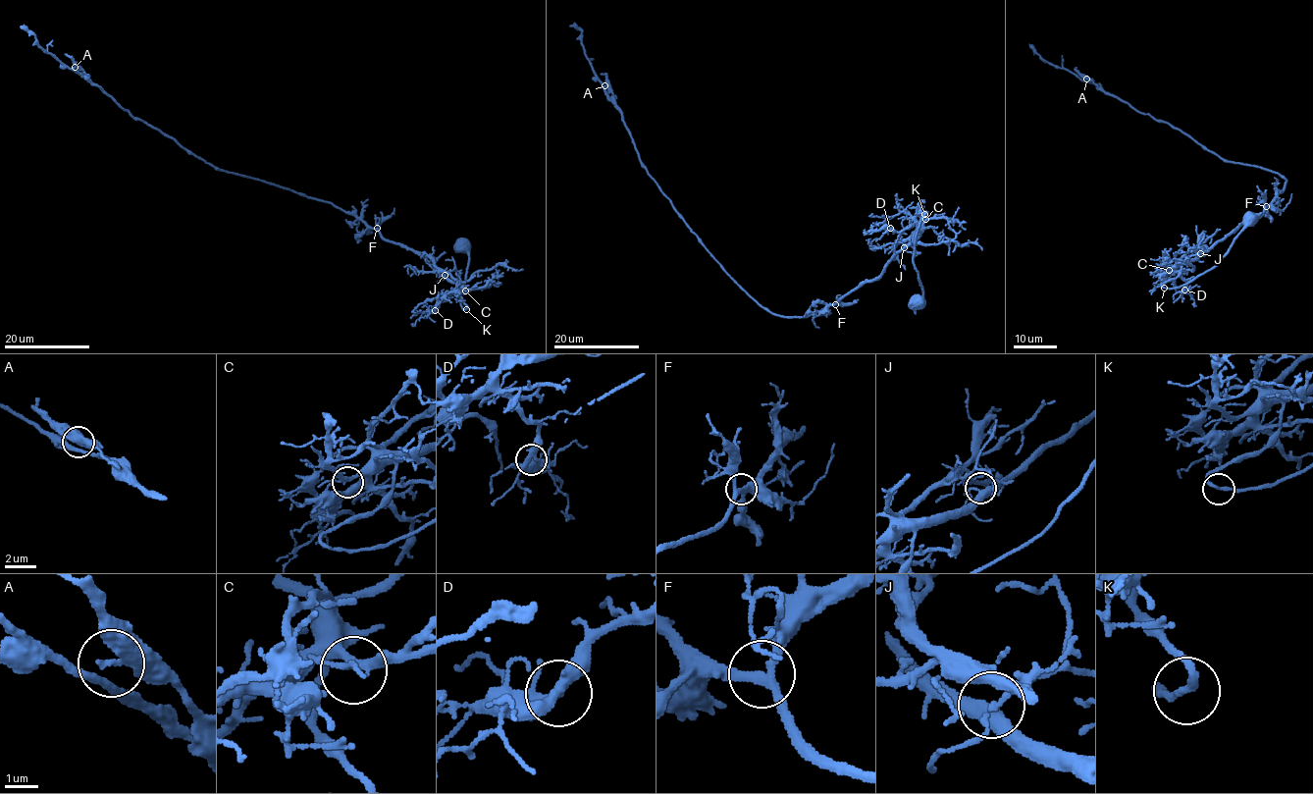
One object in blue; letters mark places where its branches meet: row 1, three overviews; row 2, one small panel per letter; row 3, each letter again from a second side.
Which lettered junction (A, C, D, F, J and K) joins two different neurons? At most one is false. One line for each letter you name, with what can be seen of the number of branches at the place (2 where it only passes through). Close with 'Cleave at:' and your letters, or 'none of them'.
Cleave at: none of them

